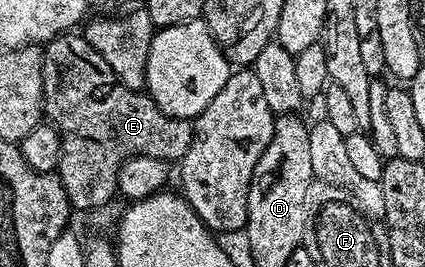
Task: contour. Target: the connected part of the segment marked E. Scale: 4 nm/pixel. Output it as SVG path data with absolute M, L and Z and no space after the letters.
M61 33L46 43L42 52L44 117L58 131L62 140L57 173L74 211L95 210L107 205L118 193L120 169L137 155L153 156L166 162L182 161L192 144L194 123L188 118L169 117L157 108L150 95L128 88L82 33Z

